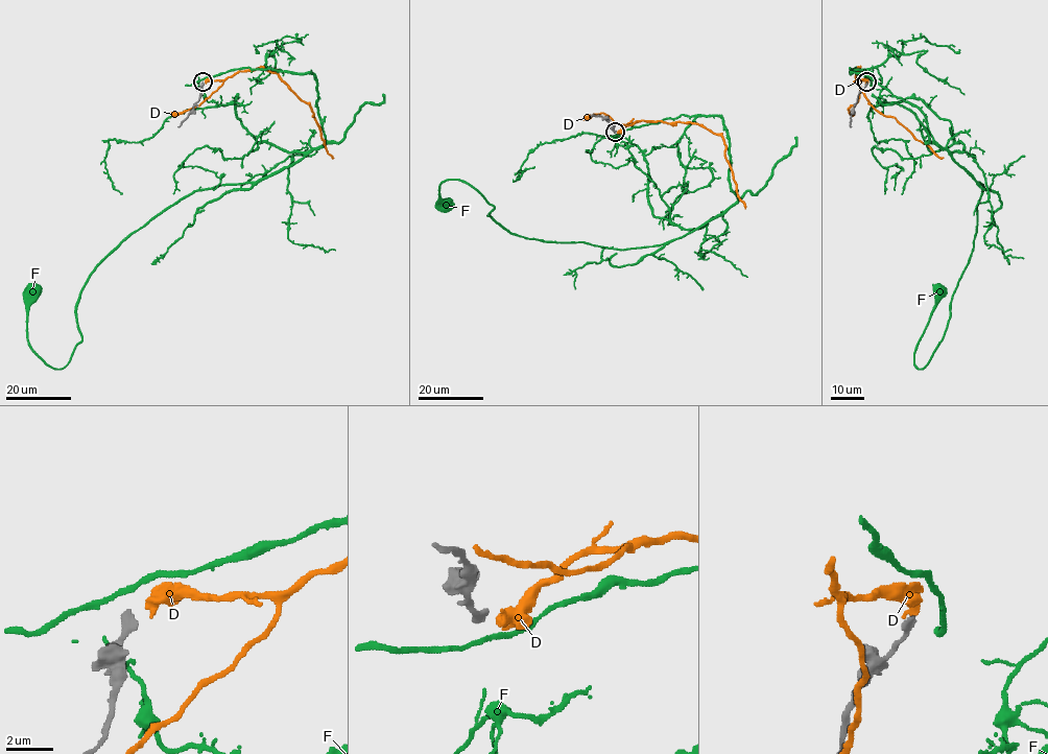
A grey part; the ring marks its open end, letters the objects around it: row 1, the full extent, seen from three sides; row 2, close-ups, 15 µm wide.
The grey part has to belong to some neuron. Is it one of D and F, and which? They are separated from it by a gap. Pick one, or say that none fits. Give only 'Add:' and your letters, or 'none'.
Add: none

